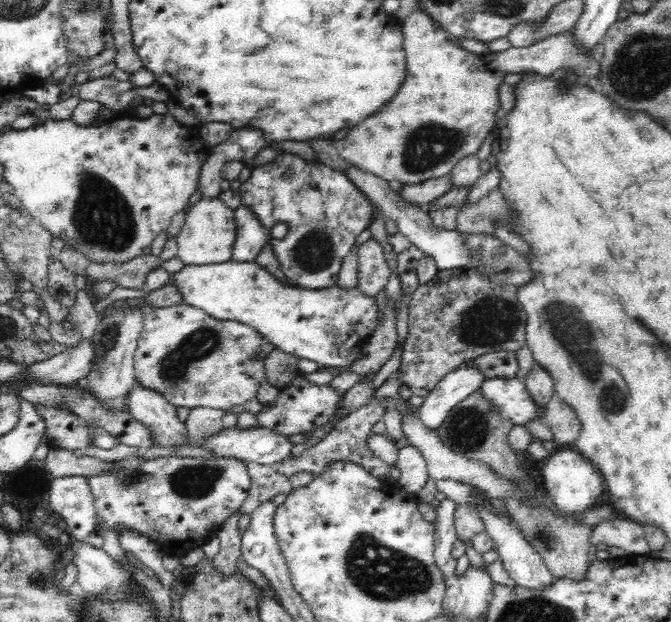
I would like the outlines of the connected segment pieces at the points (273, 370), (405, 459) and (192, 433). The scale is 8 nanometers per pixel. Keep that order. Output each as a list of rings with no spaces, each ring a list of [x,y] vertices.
[[[279,349],[274,350],[266,358],[268,383],[280,391],[284,390],[290,382],[294,382],[298,376],[302,376],[298,364],[299,359],[296,356],[288,355]]]
[[[412,445],[399,448],[396,460],[391,466],[400,470],[400,479],[396,485],[406,493],[416,494],[429,478],[426,470],[426,461],[422,457],[422,453]]]
[[[194,408],[185,423],[189,436],[189,444],[194,448],[204,448],[205,440],[218,434],[223,429],[220,410],[210,408]]]

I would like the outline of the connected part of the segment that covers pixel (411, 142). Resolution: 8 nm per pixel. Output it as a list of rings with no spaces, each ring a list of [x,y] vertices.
[[[418,9],[405,19],[401,29],[408,72],[400,88],[390,102],[378,108],[378,114],[353,126],[344,139],[330,138],[348,166],[387,183],[398,180],[417,185],[445,177],[463,158],[476,155],[496,122],[500,110],[497,88],[506,72],[532,70],[539,76],[566,72],[589,79],[601,71],[598,56],[579,46],[571,30],[530,46],[477,55],[453,44],[448,31]]]

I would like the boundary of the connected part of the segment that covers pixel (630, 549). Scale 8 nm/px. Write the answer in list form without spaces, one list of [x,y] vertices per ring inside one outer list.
[[[619,518],[601,522],[591,528],[588,543],[592,548],[600,543],[606,544],[608,548],[616,546],[628,555],[646,555],[651,552],[643,525]]]

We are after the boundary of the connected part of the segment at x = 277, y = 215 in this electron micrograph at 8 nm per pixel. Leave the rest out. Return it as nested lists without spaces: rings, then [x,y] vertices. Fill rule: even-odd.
[[[286,152],[270,163],[253,167],[251,177],[241,184],[239,191],[241,204],[256,215],[264,229],[268,229],[267,243],[272,246],[280,270],[290,283],[304,290],[329,289],[337,284],[343,258],[354,246],[356,236],[364,228],[370,227],[372,214],[377,213],[374,205],[354,186],[346,174],[332,170],[322,163],[307,163],[297,154]],[[278,222],[288,225],[288,234],[281,239],[273,237],[270,232]]]

